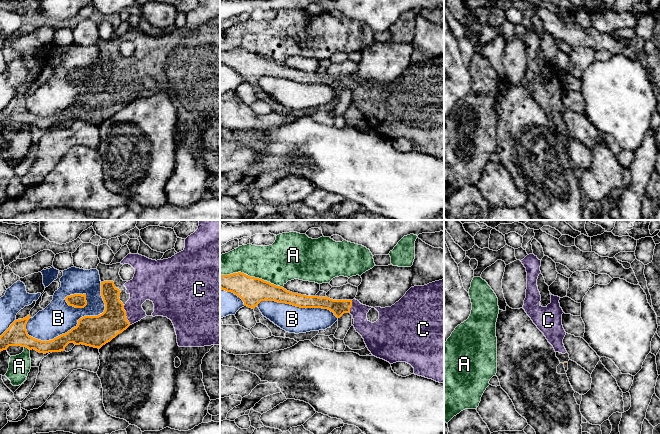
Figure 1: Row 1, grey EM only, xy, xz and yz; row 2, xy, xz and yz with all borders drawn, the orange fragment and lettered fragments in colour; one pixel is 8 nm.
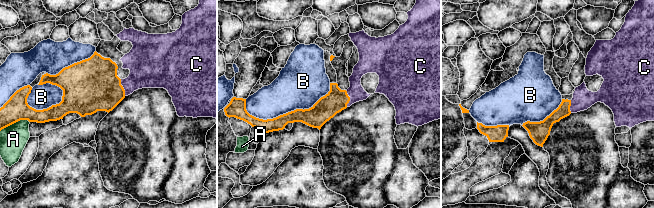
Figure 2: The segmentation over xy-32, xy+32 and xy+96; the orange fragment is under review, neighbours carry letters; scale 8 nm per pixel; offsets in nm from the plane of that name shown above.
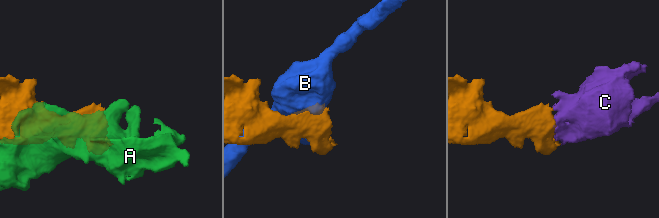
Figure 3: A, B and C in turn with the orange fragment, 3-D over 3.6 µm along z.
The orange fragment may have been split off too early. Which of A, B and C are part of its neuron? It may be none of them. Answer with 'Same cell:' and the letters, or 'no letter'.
Same cell: C

